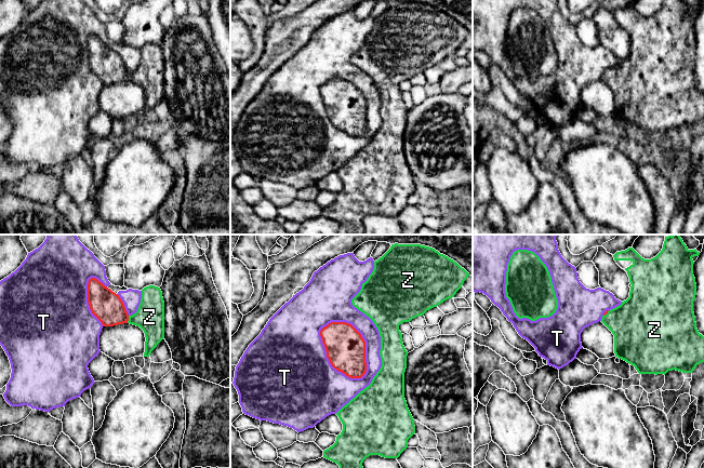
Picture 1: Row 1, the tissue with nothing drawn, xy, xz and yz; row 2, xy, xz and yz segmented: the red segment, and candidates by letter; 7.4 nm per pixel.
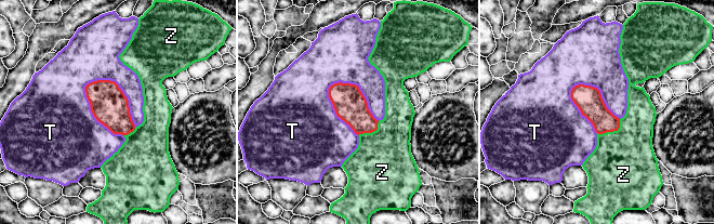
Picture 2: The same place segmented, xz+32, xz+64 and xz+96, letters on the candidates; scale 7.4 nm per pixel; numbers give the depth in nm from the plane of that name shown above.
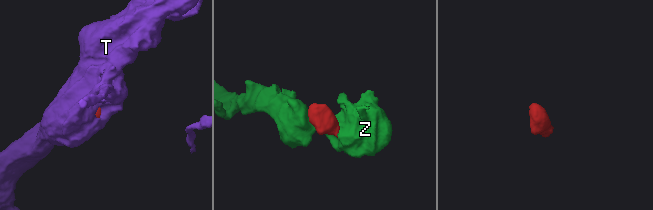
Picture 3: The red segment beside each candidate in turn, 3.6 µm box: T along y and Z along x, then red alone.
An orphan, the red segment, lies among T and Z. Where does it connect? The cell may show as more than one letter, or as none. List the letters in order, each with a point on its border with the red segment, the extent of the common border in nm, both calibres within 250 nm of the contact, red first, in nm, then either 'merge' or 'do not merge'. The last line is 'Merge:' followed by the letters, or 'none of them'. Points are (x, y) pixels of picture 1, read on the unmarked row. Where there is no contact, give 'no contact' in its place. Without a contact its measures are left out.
T: xz (363, 98) | 480 nm | 300/140 nm | do not merge
Z: xy (128, 77) | 60 nm | 220/220 nm | merge
Merge: Z

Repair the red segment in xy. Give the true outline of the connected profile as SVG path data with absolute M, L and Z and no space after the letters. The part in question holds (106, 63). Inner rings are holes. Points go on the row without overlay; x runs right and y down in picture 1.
M91 36L88 41L88 61L103 84L123 81L140 84L146 95L144 115L149 115L164 96L164 59L158 44L144 45L137 69L129 73L119 53L97 37Z

